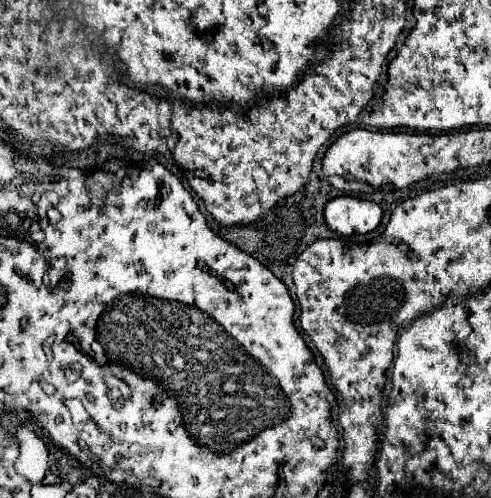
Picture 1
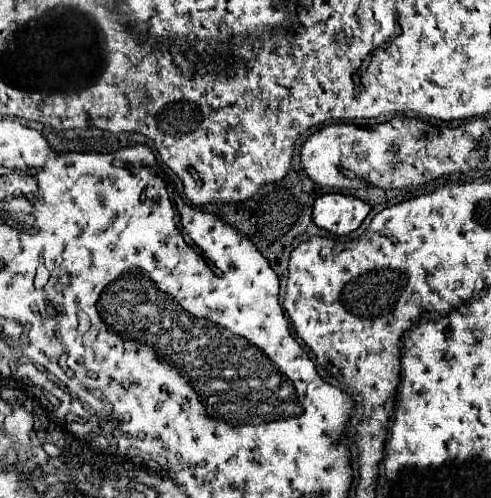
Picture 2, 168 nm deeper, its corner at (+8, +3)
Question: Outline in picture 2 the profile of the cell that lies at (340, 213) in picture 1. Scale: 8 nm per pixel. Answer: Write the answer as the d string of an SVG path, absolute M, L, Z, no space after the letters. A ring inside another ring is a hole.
M324 194L324 196L318 196L314 202L312 220L316 226L342 236L342 234L354 232L364 222L368 212L370 212L370 206L354 196Z

